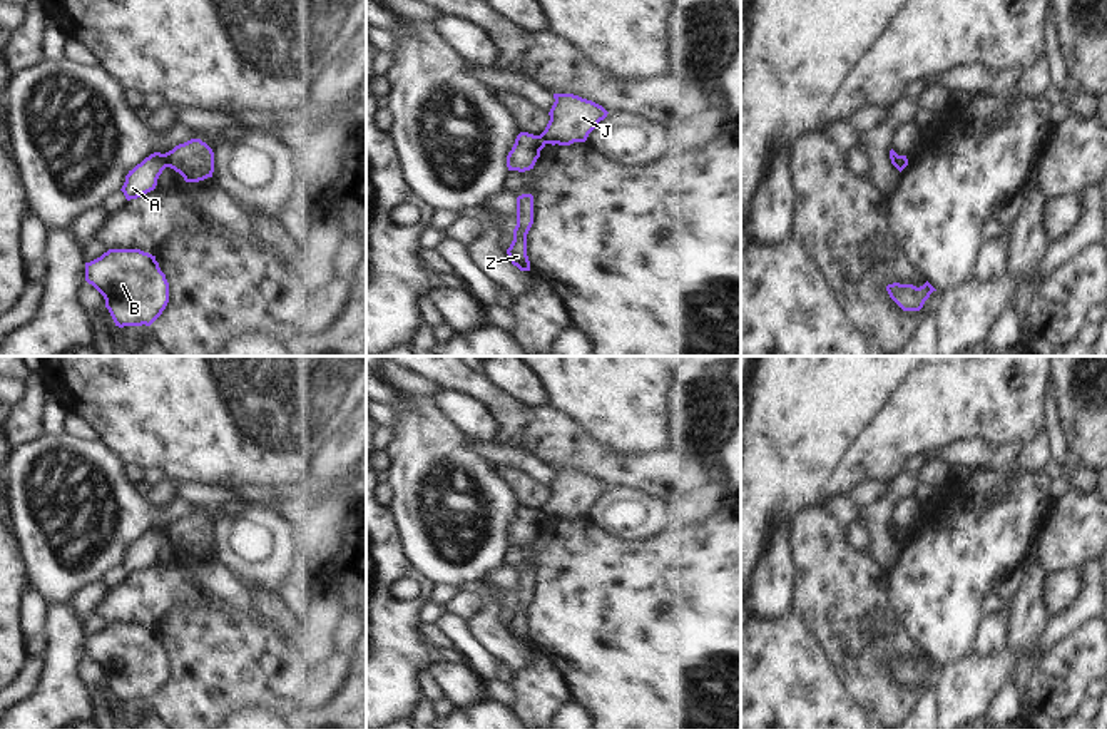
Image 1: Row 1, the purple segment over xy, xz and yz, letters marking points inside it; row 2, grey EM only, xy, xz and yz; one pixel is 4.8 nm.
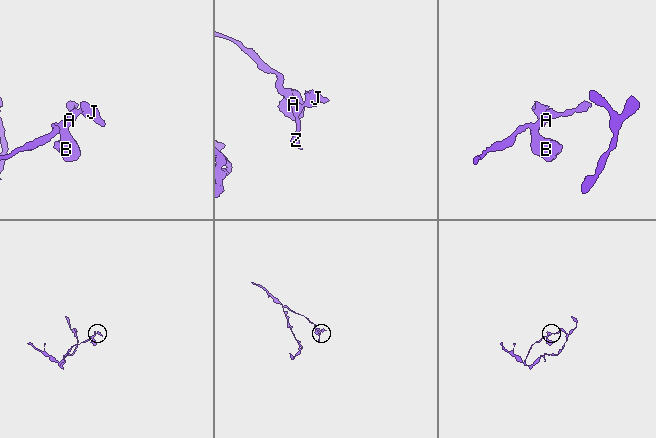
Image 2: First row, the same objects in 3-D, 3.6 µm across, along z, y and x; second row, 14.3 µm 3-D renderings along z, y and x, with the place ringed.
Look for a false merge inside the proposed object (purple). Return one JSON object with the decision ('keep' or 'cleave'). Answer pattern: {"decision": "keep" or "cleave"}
{"decision": "cleave"}

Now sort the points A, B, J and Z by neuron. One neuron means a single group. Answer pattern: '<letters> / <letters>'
A B Z / J

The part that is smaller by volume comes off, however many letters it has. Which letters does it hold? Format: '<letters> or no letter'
J

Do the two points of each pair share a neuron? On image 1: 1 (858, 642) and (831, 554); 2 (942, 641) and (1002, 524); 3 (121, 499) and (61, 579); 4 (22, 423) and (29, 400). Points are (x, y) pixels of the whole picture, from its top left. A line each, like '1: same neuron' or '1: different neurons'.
1: same neuron
2: same neuron
3: same neuron
4: same neuron

